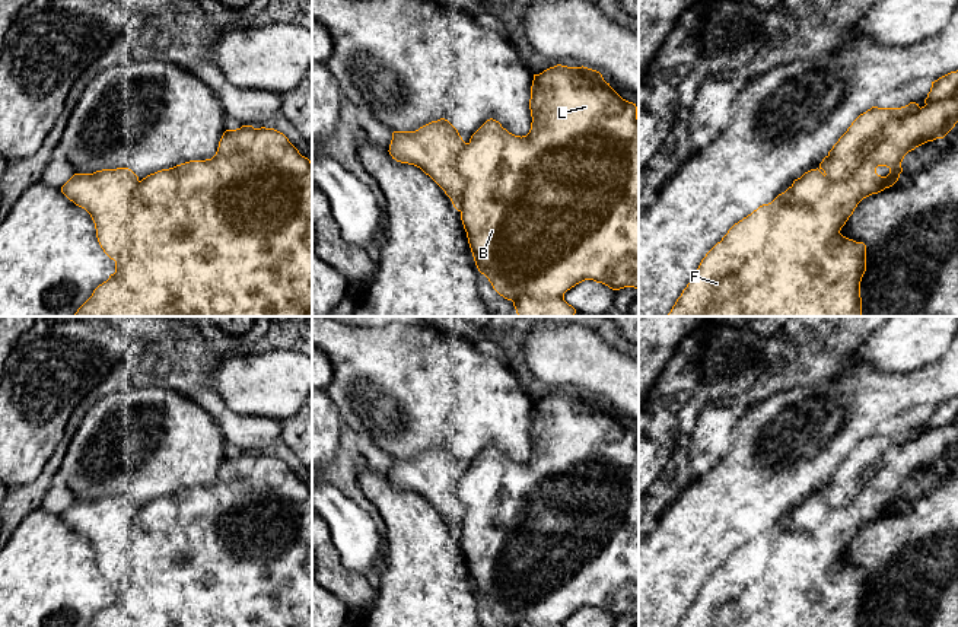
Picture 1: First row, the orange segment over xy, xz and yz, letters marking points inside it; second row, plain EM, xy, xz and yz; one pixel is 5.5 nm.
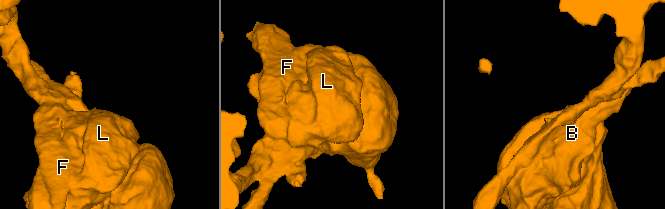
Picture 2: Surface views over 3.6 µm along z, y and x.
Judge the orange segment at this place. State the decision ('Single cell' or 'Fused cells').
Fused cells

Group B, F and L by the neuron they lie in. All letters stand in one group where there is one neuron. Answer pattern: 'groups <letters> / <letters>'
groups B L / F

